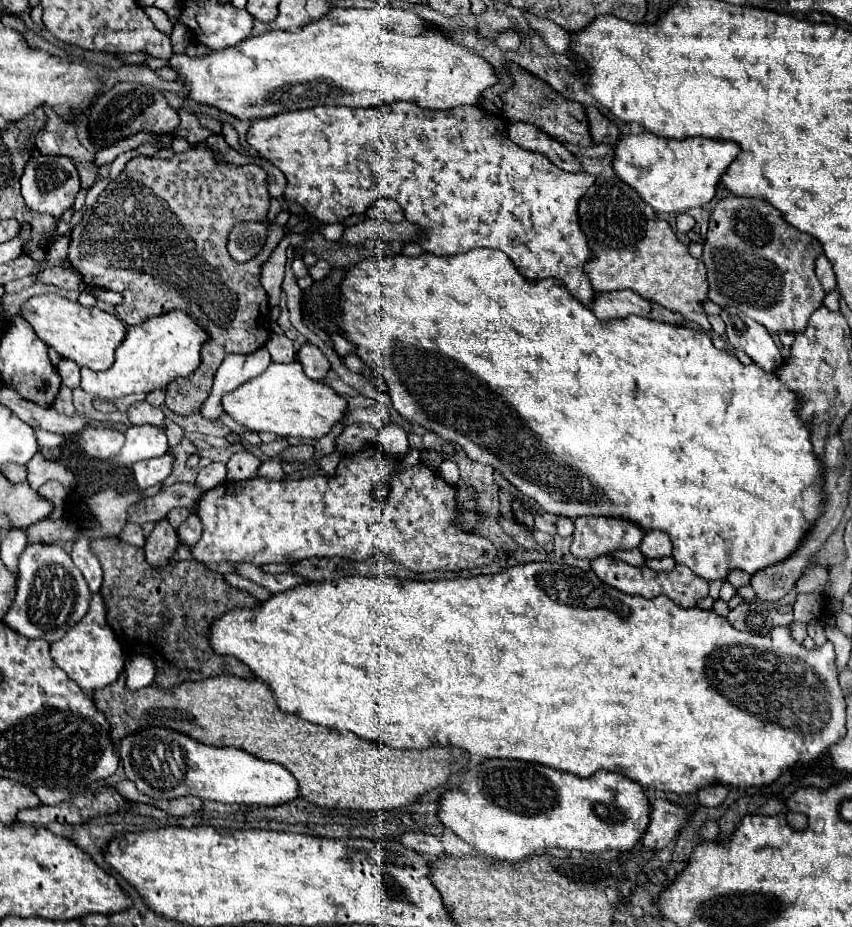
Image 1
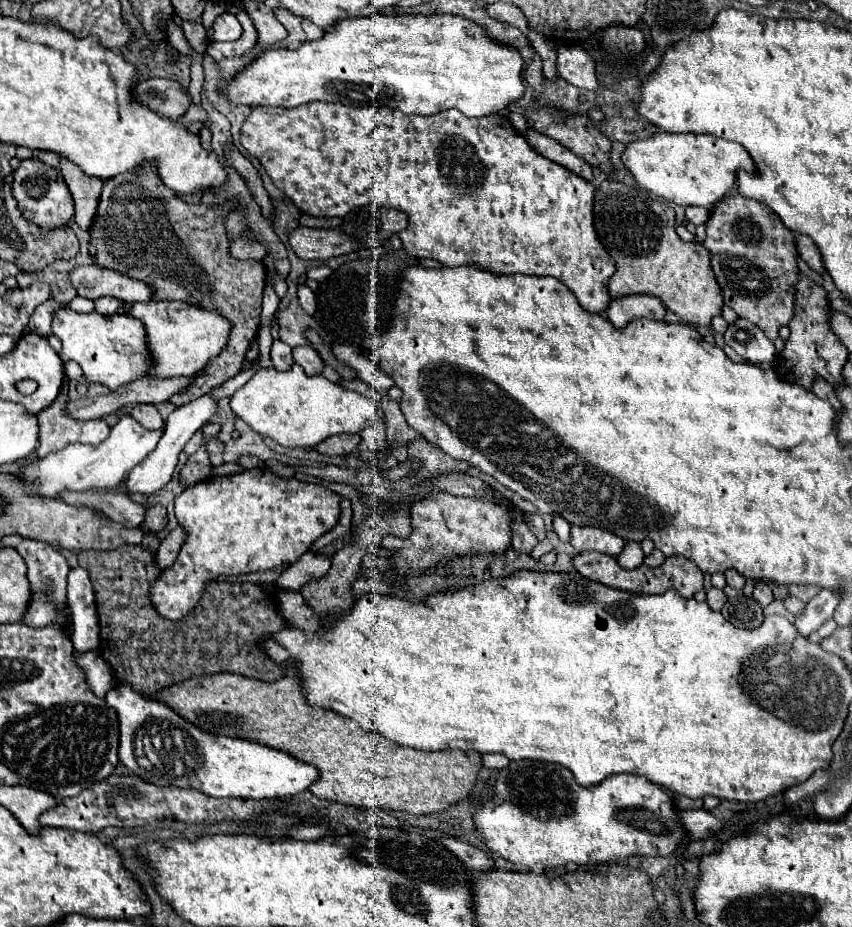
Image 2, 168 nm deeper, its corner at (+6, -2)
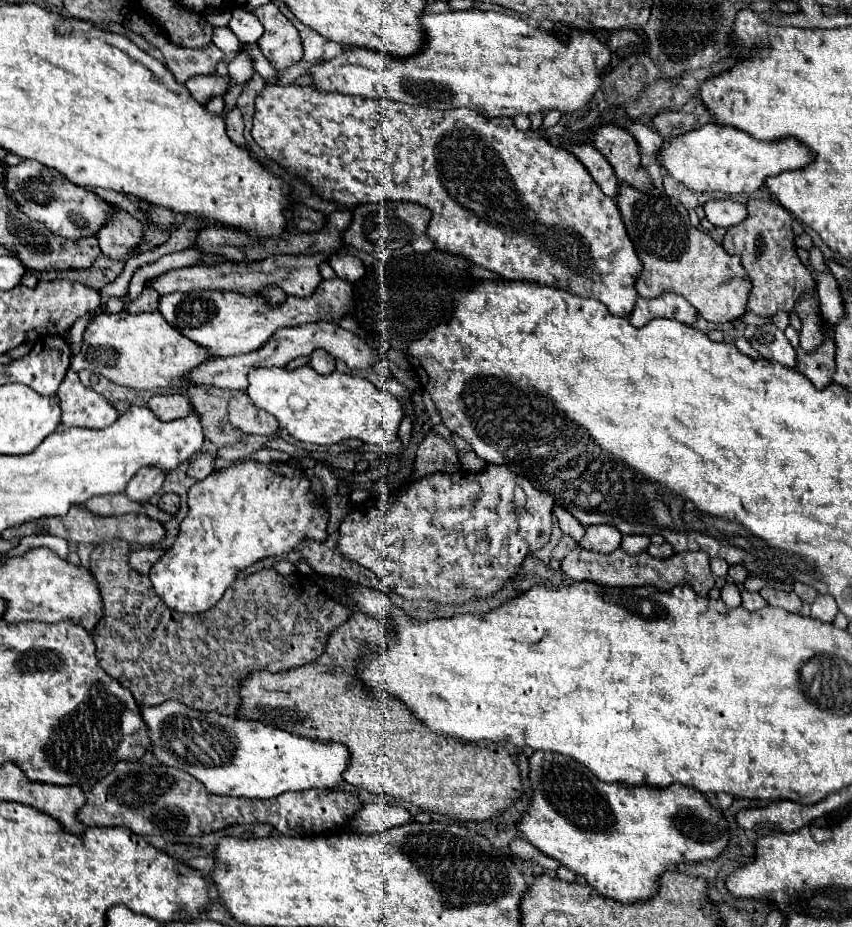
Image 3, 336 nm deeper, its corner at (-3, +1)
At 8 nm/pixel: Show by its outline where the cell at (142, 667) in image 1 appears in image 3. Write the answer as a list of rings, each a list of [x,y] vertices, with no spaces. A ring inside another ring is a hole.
[[[171,700],[171,702],[163,702],[159,706],[139,706],[141,708],[141,716],[143,716],[143,722],[147,724],[147,730],[149,730],[149,738],[151,738],[151,744],[149,744],[149,752],[163,764],[163,766],[173,766],[173,768],[179,768],[187,774],[191,774],[193,778],[197,778],[211,794],[221,794],[221,796],[243,796],[243,798],[273,798],[273,796],[279,796],[287,790],[309,790],[309,788],[333,788],[337,786],[343,778],[343,770],[347,768],[347,752],[345,752],[345,746],[341,744],[319,744],[319,742],[313,742],[309,738],[301,738],[301,736],[295,736],[295,734],[289,734],[285,730],[279,730],[275,726],[263,726],[261,722],[249,722],[249,720],[239,720],[235,716],[221,716],[217,712],[201,712],[201,710],[193,710],[177,700]]]

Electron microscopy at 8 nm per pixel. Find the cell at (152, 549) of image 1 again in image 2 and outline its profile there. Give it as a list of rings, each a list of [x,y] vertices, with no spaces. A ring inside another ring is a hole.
[[[154,505],[146,509],[146,517],[144,517],[144,525],[150,533],[158,533],[160,529],[164,529],[168,523],[166,517],[166,507],[164,505]]]

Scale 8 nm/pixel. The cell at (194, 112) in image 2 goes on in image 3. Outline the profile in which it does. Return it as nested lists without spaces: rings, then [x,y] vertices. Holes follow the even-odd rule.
[[[237,54],[233,58],[233,62],[229,64],[229,90],[235,88],[237,84],[243,84],[251,78],[253,74],[253,66],[251,66],[251,60],[245,56],[245,54]]]

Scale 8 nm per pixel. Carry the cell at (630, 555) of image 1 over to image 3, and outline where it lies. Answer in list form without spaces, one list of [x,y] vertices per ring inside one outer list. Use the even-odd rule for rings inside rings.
[[[633,534],[633,536],[625,536],[623,538],[623,544],[621,544],[621,548],[627,552],[627,554],[641,554],[643,550],[647,552],[647,548],[649,548],[649,536],[637,536],[637,534]]]

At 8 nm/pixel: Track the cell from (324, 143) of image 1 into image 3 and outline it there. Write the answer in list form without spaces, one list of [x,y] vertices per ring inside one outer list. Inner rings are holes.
[[[265,86],[265,90],[257,96],[255,102],[255,116],[253,116],[253,140],[265,150],[269,158],[273,158],[279,166],[283,166],[291,176],[297,176],[303,182],[311,184],[313,194],[321,200],[335,202],[339,208],[353,208],[357,204],[373,204],[385,200],[399,200],[399,202],[415,202],[431,210],[431,222],[427,228],[427,238],[433,240],[435,250],[457,254],[469,258],[473,264],[483,266],[505,280],[533,280],[547,286],[569,290],[577,296],[595,298],[603,302],[613,316],[629,316],[633,310],[633,302],[637,302],[637,292],[633,290],[633,282],[637,274],[641,274],[641,260],[633,250],[633,242],[625,234],[621,226],[621,216],[617,212],[617,204],[613,198],[603,194],[585,166],[567,150],[551,146],[545,138],[531,130],[517,130],[511,118],[485,118],[481,114],[473,114],[469,108],[457,110],[425,110],[413,108],[409,104],[393,102],[393,100],[367,100],[361,96],[347,96],[347,94],[321,94],[311,86]]]

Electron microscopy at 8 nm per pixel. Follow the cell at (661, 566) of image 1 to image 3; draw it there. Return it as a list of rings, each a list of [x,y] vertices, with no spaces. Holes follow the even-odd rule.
[[[665,542],[665,544],[661,544],[661,546],[651,544],[647,552],[649,552],[649,554],[653,554],[653,558],[669,558],[669,556],[673,556],[673,554],[675,554],[675,550],[673,550],[667,542]]]

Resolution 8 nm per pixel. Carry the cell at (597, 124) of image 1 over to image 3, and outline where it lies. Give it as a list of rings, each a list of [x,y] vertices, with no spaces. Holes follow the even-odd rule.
[[[679,110],[679,112],[661,112],[653,118],[651,128],[663,136],[663,138],[671,138],[671,136],[679,136],[689,132],[691,128],[695,128],[697,116],[691,114],[689,110]]]

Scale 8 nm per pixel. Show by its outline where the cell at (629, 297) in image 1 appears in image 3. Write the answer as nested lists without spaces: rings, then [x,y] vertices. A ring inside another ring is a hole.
[[[663,292],[657,298],[639,298],[629,316],[629,322],[635,328],[645,326],[653,318],[669,318],[669,320],[677,320],[683,324],[693,324],[695,316],[697,312],[693,312],[693,306],[689,306],[685,298],[673,292]]]

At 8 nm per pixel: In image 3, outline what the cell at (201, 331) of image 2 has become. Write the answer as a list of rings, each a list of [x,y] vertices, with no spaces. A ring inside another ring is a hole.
[[[333,278],[323,280],[313,296],[299,298],[287,296],[285,304],[279,308],[269,308],[261,296],[245,296],[239,292],[221,290],[193,290],[193,292],[173,292],[161,296],[159,312],[163,318],[177,328],[185,338],[209,352],[209,358],[225,358],[233,354],[253,352],[265,340],[273,336],[275,330],[285,326],[299,326],[317,320],[337,320],[353,310],[353,286],[345,280]]]

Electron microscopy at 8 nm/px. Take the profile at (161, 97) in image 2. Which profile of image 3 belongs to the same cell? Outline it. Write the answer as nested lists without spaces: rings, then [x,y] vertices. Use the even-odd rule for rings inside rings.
[[[209,74],[209,76],[193,76],[185,82],[185,88],[191,92],[193,98],[197,98],[199,104],[207,104],[211,98],[221,96],[227,90],[229,84],[229,76],[217,76],[217,74]]]

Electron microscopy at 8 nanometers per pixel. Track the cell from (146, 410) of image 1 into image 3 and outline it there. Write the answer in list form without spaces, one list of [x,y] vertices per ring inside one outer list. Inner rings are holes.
[[[153,396],[147,406],[159,420],[177,420],[191,412],[191,404],[183,396]]]

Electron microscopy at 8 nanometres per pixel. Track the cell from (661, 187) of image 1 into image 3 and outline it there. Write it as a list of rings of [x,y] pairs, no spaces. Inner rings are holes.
[[[705,124],[687,134],[663,140],[655,158],[669,172],[669,176],[693,192],[751,194],[759,190],[765,178],[807,166],[813,158],[813,152],[791,138],[781,142],[761,142],[737,128]]]

